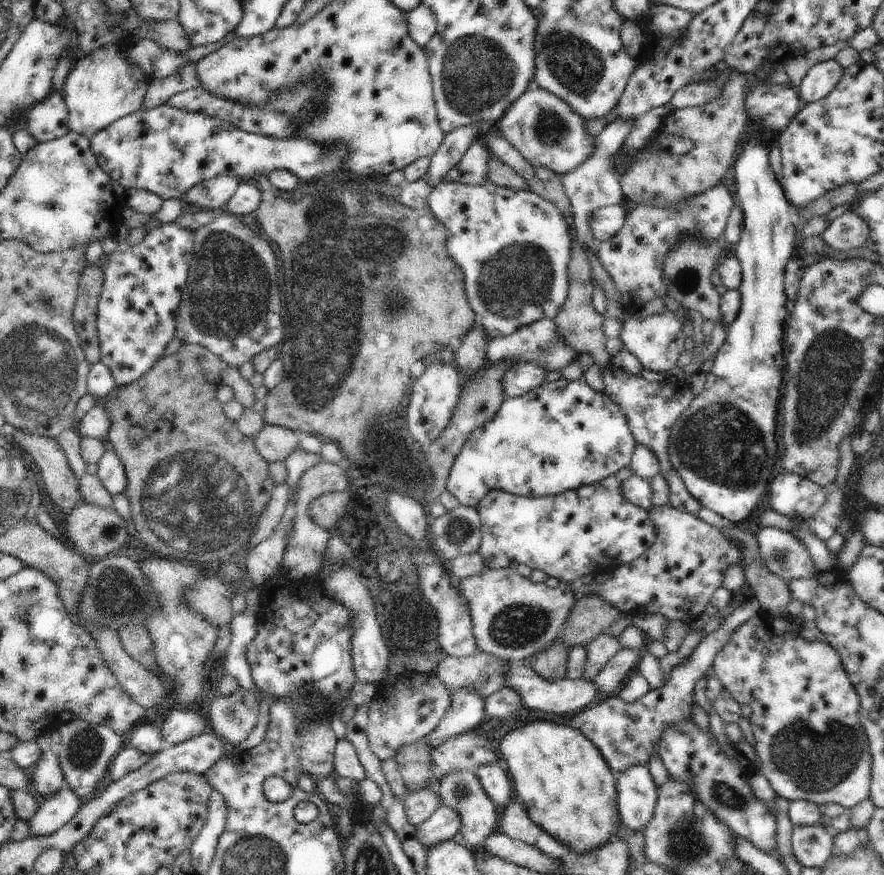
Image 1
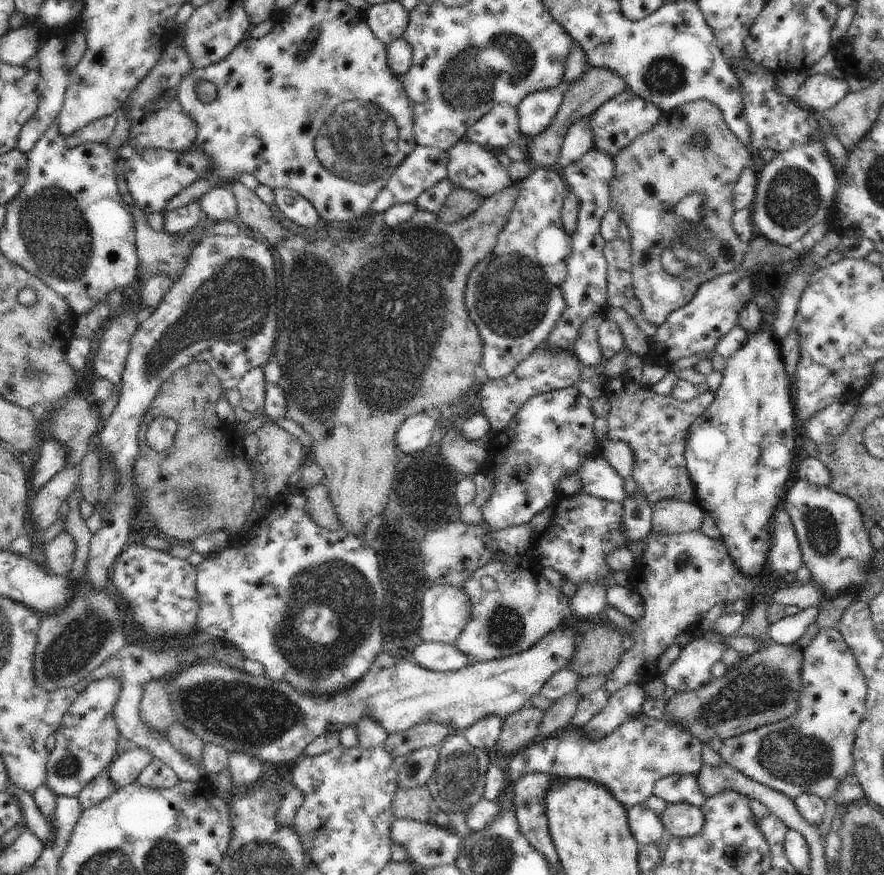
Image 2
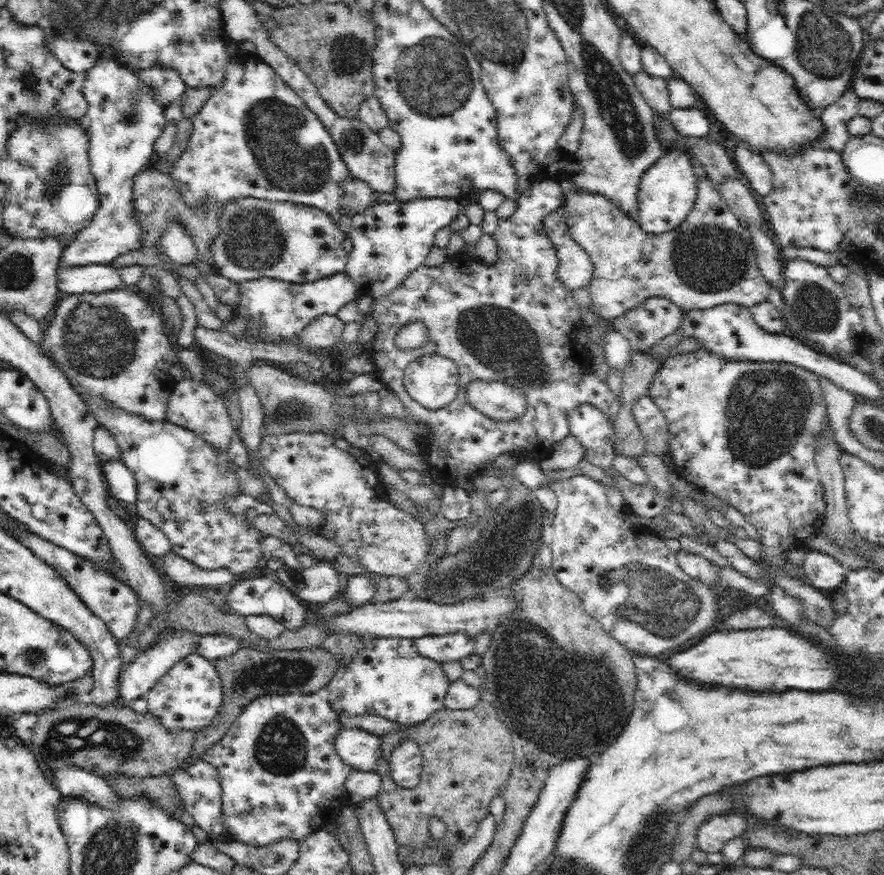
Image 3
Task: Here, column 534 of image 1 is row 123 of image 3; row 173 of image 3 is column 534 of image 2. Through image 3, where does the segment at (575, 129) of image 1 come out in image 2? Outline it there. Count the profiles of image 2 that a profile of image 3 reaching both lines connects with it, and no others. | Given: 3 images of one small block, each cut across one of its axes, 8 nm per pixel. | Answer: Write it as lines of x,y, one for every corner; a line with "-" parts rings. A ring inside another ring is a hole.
556,87
528,94
516,108
521,135
528,139
542,135
556,117
563,94

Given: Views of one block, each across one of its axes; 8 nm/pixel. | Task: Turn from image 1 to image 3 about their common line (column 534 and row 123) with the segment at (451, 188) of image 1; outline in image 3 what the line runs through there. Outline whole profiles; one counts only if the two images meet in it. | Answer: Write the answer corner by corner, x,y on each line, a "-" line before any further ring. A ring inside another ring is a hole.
242,51
238,52
237,56
237,59
229,61
229,63
226,65
224,80
218,87
215,88
214,91
210,92
208,98
206,98
206,102
204,102
204,106
202,106
202,108
200,108
200,110
192,117
192,134
190,134
188,147
182,152
182,155
178,158
178,160
176,160
176,162
174,162
172,168
169,170
171,178
178,183
178,189
180,189
180,194
182,195
184,203
190,205
190,207
196,207
201,203
216,203
216,207
218,207
218,209
220,209
222,212
222,210
225,208
225,205
228,202
231,202
230,200
234,200
234,198
246,198
246,196
251,196
252,198
270,201
290,202
298,203
299,205
314,206
319,210
324,210
332,219
334,219
334,221
336,221
336,223
339,223
341,220
340,204
342,204
342,197
344,197
346,192
346,182
350,182
350,178
353,178
354,180
354,177
350,175
350,171
348,171
346,163
344,163
344,159
342,159
342,155
338,153
338,148
336,147
336,143
334,143
332,137
330,137
330,133
325,129
325,126
317,117
317,114
314,114
314,111
310,110
310,107
306,104
306,101
304,101
304,99
291,86
288,86
288,84
284,82
284,79
266,61
257,55
244,55

